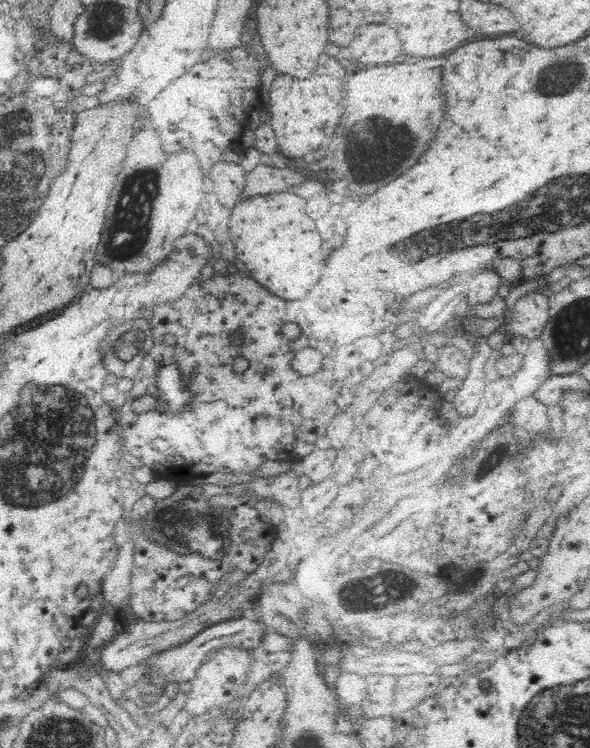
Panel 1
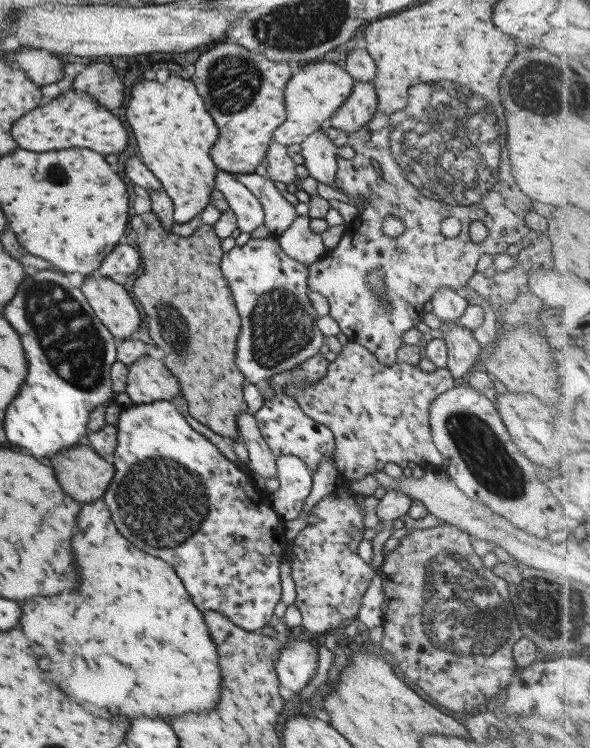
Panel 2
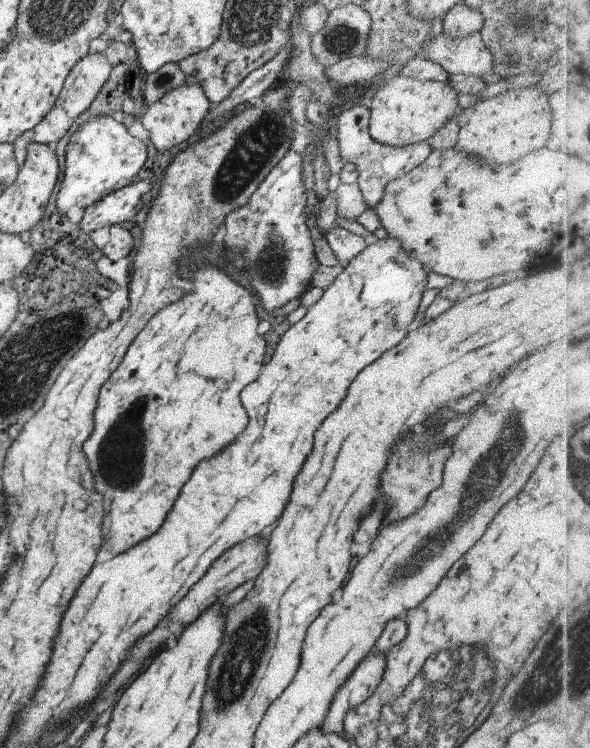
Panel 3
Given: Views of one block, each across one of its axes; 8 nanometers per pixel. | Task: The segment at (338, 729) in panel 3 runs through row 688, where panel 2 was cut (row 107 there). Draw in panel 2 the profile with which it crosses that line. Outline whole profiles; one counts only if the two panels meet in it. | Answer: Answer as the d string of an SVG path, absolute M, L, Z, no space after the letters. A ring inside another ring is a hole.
M355 81L350 96L330 117L330 124L341 131L356 132L372 117L378 104L378 95L372 82Z

